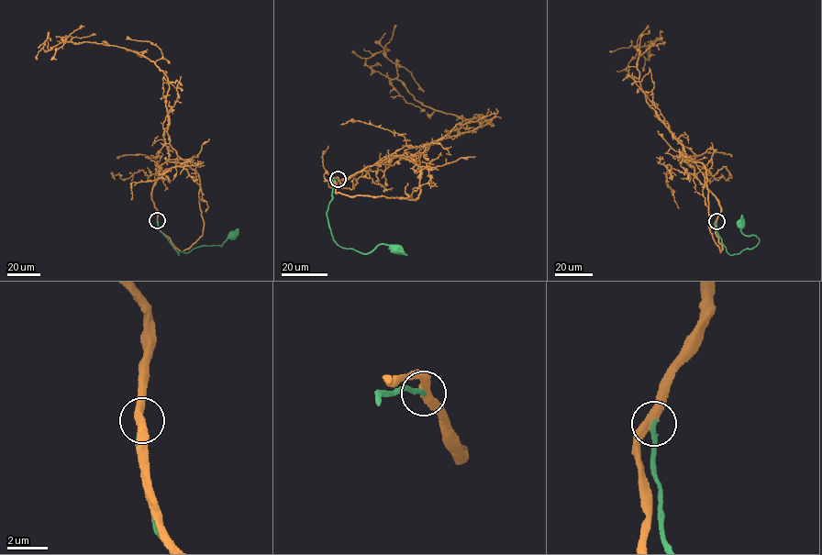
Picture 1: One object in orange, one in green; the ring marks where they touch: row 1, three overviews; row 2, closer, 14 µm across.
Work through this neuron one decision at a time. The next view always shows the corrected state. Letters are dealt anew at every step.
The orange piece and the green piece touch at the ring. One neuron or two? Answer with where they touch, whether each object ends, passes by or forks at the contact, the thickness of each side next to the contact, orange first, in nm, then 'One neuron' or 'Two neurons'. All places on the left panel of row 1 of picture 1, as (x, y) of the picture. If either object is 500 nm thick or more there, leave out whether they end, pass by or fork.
Place: (157, 220). At the ring orange passes by. At the ring green ends. Thickness 400 nm (orange) against 280 nm. One neuron

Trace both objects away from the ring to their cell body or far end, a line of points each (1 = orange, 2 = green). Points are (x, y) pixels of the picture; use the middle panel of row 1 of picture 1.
1: (338, 179), (412, 159), (458, 124), (482, 120), (422, 105), (367, 65), (395, 25)
2: (338, 179), (332, 179), (332, 197), (326, 215), (334, 241), (363, 253), (371, 253), (380, 244), (395, 249)

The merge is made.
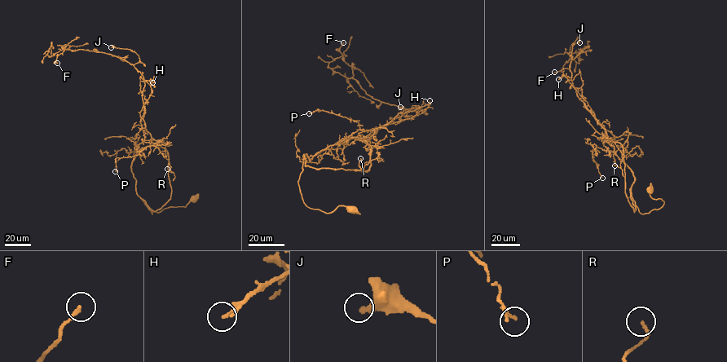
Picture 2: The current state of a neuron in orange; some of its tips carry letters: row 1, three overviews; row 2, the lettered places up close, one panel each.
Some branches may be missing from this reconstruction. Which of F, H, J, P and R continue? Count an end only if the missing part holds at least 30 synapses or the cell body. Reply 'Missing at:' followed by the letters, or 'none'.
Missing at: none

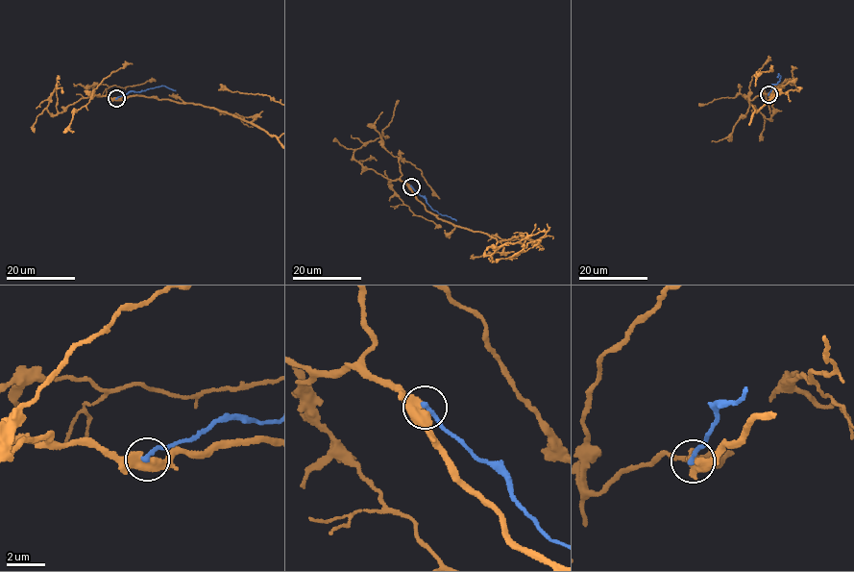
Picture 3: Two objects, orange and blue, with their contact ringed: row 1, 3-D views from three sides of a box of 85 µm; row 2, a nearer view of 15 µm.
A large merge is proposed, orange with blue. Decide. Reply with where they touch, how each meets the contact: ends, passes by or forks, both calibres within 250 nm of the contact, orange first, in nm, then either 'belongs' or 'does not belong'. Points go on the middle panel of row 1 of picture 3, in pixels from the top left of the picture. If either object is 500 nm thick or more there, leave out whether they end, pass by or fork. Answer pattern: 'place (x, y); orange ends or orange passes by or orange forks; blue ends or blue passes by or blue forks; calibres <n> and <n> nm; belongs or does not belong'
place (411, 186); calibres 550 and 240 nm; does not belong

